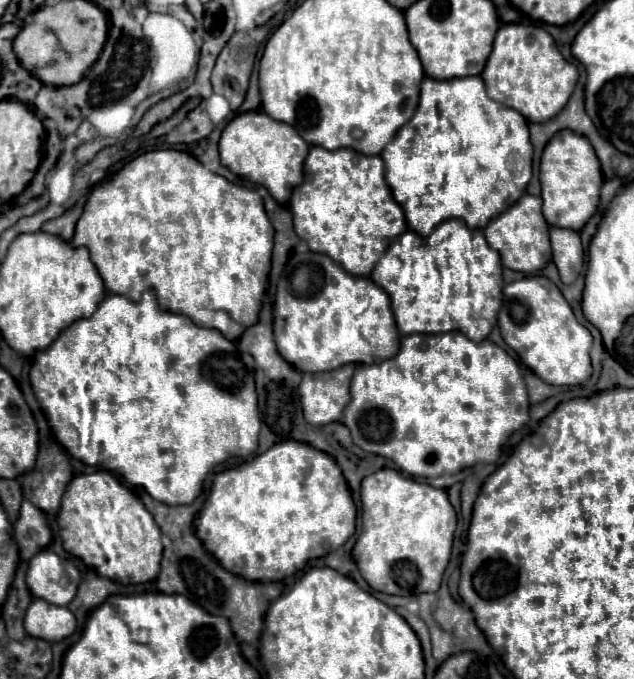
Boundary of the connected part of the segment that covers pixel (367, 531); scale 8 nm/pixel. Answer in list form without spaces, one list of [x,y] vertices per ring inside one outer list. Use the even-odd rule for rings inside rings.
[[[382,468],[362,480],[362,508],[362,534],[352,550],[362,578],[374,590],[396,596],[436,592],[456,530],[456,512],[446,490]]]

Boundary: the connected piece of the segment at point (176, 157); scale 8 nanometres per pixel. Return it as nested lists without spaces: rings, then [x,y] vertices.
[[[152,150],[152,152],[144,152],[140,156],[136,156],[134,160],[126,162],[114,176],[104,178],[100,182],[94,184],[86,204],[84,204],[84,212],[76,224],[76,232],[72,238],[72,246],[74,248],[88,248],[92,262],[96,264],[102,280],[104,280],[104,288],[106,292],[114,292],[114,294],[122,294],[122,296],[130,296],[136,294],[136,290],[144,292],[144,290],[156,290],[158,296],[158,304],[164,310],[170,312],[178,312],[184,314],[188,318],[192,318],[192,322],[196,322],[198,326],[204,328],[214,328],[218,332],[224,334],[224,338],[228,340],[238,340],[240,334],[252,326],[258,320],[258,312],[262,306],[262,300],[266,292],[268,272],[271,269],[272,256],[272,238],[274,238],[274,228],[270,218],[266,216],[262,198],[256,190],[238,186],[228,182],[224,176],[218,176],[210,170],[206,170],[194,156],[186,154],[186,152],[178,152],[178,150]]]

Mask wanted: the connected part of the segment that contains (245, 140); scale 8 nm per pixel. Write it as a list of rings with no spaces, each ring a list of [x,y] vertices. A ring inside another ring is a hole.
[[[244,112],[238,114],[220,136],[220,160],[230,172],[244,176],[256,184],[268,188],[274,200],[284,204],[290,198],[292,188],[296,188],[304,180],[304,160],[308,156],[310,146],[292,130],[292,126],[284,122],[276,122],[268,114]]]

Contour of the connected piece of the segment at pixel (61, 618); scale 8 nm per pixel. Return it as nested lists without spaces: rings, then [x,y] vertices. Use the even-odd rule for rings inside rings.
[[[40,598],[28,606],[24,616],[24,628],[30,636],[48,642],[60,642],[76,628],[74,614],[64,606],[52,606]]]

